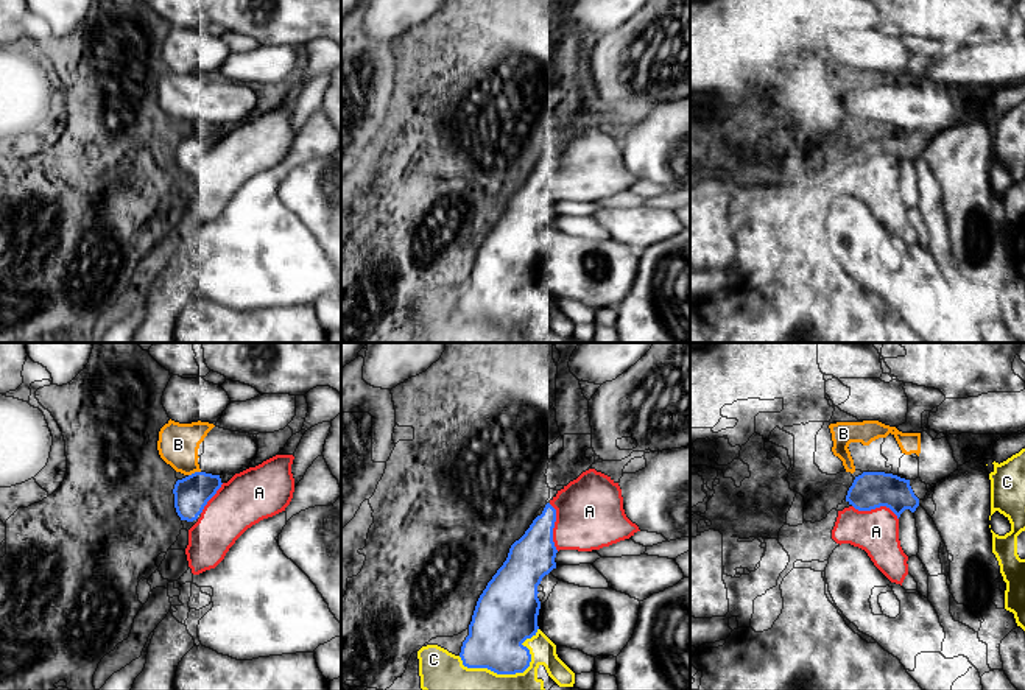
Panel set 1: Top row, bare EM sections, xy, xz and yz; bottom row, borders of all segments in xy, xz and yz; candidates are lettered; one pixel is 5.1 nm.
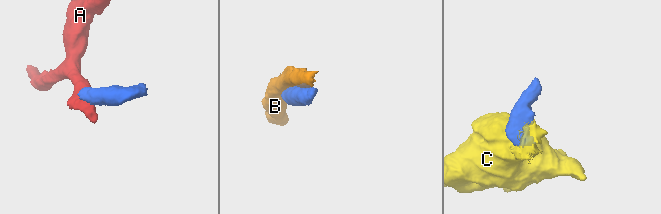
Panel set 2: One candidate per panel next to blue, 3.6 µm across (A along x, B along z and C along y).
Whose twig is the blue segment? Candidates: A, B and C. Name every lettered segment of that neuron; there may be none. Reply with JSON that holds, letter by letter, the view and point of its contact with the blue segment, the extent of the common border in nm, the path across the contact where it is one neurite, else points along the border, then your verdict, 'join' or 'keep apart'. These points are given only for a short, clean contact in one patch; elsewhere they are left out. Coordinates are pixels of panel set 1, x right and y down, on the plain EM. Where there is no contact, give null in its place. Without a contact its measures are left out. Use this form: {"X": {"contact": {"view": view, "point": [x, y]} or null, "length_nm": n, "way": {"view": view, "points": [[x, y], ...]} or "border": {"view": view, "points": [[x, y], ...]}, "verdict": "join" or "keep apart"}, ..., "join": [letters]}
{"A": {"contact": {"view": "xz", "point": [553, 178]}, "length_nm": 260, "verdict": "keep apart"}, "B": {"contact": {"view": "xy", "point": [195, 123]}, "length_nm": 70, "verdict": "keep apart"}, "C": {"contact": {"view": "xz", "point": [511, 324]}, "length_nm": 440, "verdict": "keep apart"}, "join": []}

